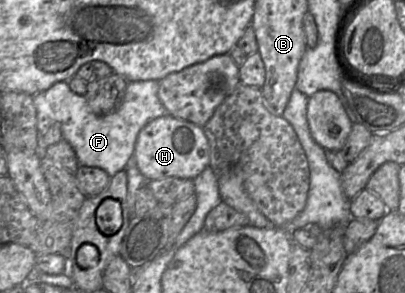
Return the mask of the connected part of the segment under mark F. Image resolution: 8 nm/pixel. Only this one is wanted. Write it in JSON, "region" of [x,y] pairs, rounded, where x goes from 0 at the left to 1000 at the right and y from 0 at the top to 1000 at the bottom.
{"region":[[[388,273],[321,276],[291,365],[242,392],[222,375],[207,328],[173,304],[165,276],[138,280],[81,331],[94,451],[106,461],[131,416],[146,416],[153,471],[183,509],[195,567],[244,570],[277,604],[326,553],[346,444],[370,413],[417,392],[390,334],[390,304]]]}

